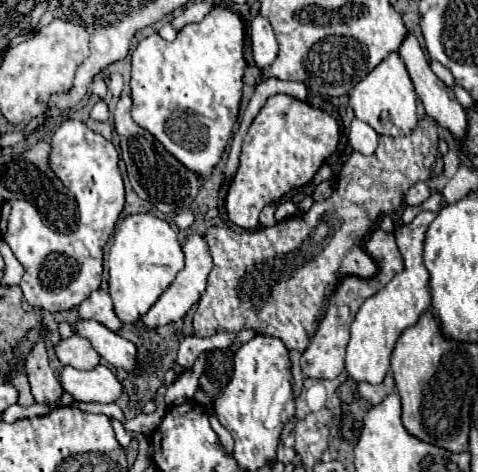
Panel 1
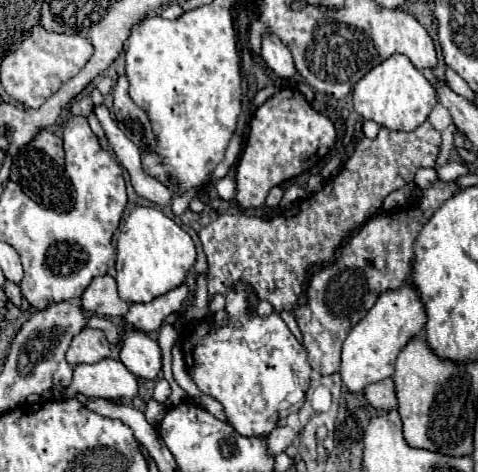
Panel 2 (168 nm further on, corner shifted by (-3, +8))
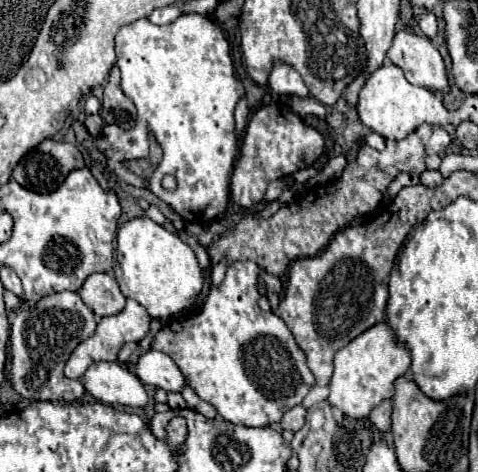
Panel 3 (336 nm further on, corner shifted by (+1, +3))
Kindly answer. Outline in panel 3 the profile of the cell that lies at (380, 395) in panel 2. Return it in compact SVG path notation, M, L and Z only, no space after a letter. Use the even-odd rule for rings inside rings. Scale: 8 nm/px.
M383 401L381 405L377 405L377 409L373 409L373 413L369 415L369 421L379 431L391 431L391 409L393 409L393 403Z

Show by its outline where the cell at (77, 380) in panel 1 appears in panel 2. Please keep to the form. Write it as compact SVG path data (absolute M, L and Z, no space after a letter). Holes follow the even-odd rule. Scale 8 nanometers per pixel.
M103 358L95 364L77 364L65 396L75 394L105 400L131 400L137 394L137 378L115 358Z

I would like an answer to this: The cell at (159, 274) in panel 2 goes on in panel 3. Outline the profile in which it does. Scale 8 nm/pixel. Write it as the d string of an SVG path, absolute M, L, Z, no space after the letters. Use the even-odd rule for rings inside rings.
M149 217L131 219L119 229L115 279L121 293L139 301L155 319L169 319L193 305L203 289L203 269L199 267L195 251Z

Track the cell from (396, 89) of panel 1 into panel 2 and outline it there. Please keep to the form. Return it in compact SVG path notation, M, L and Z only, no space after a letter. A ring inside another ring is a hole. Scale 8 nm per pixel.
M393 54L371 72L367 72L353 88L353 106L365 118L389 130L411 132L419 128L435 106L435 88L425 74L417 70L403 54Z

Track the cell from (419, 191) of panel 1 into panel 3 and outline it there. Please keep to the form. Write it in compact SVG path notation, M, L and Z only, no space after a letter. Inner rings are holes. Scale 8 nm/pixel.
M423 171L421 173L421 183L427 187L437 187L443 183L443 175L439 171Z

